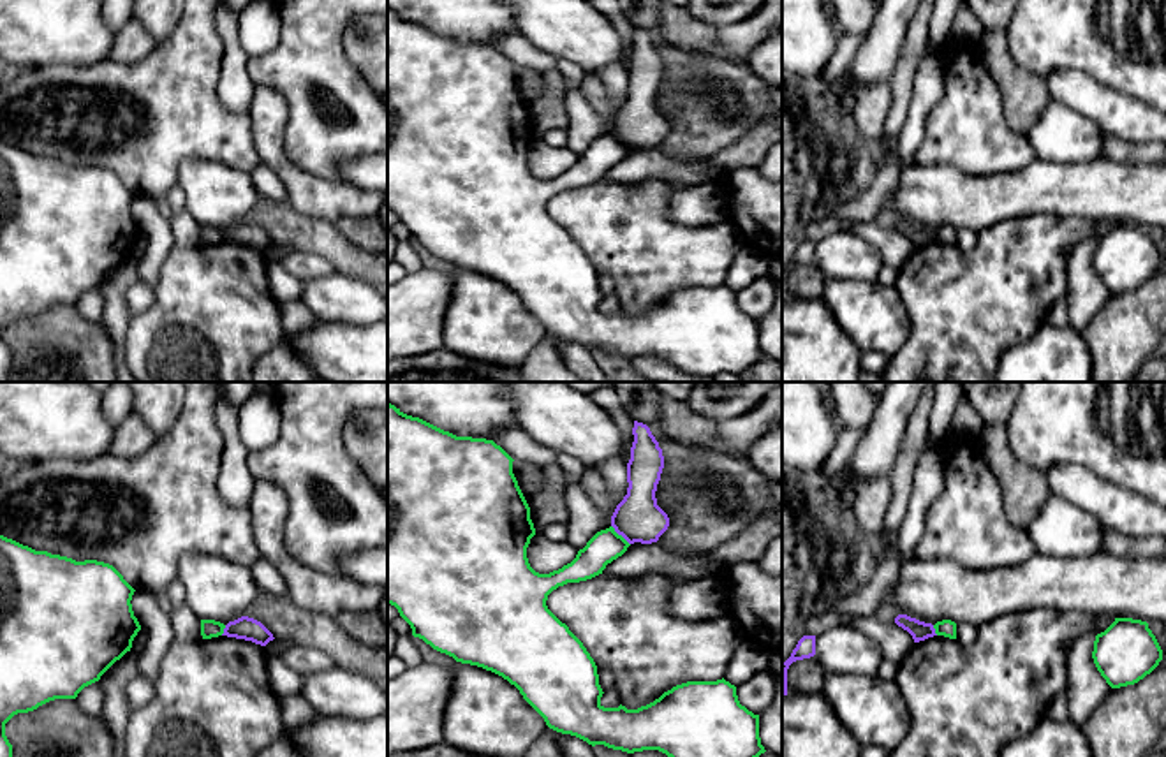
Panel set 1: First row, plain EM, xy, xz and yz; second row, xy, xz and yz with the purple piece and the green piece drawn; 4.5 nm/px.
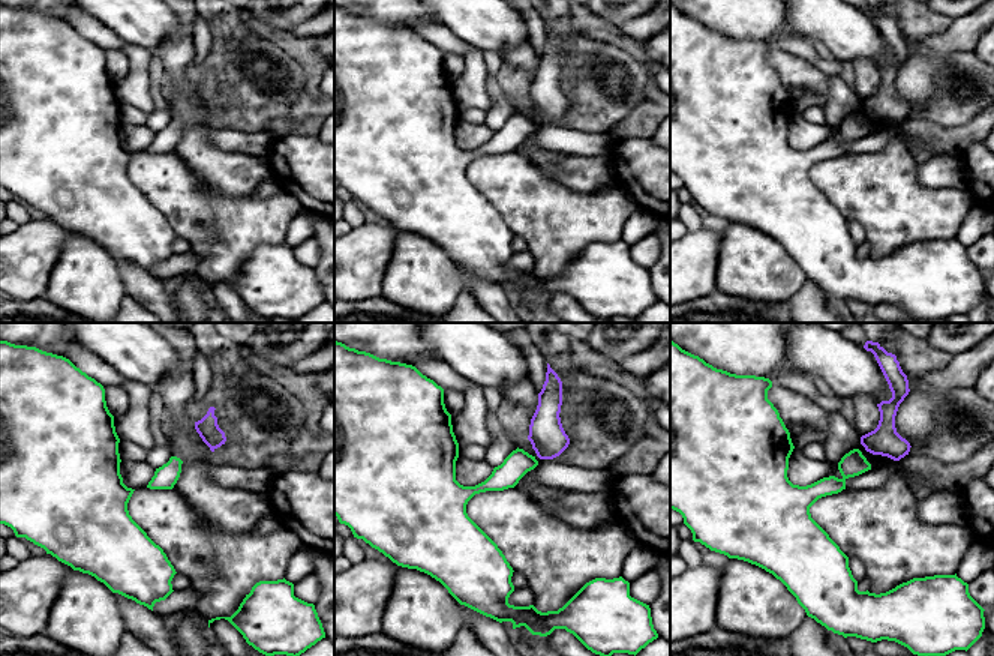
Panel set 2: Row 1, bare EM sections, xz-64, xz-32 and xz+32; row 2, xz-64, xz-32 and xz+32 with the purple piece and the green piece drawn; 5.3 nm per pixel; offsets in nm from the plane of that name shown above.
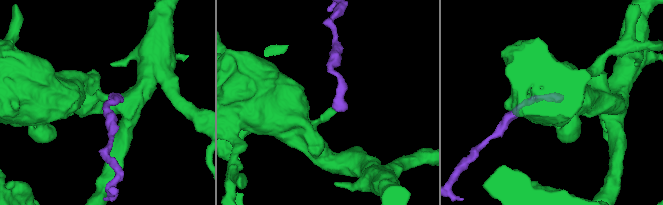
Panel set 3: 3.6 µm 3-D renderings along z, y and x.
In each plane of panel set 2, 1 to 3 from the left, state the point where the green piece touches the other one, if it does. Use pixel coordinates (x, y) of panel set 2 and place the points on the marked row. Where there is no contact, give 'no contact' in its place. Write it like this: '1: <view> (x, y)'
1: no contact
2: no contact
3: no contact

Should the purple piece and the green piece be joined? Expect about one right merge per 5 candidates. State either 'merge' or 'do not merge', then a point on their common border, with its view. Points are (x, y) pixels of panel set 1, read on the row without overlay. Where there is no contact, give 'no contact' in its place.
do not merge; contact xz (620, 139)

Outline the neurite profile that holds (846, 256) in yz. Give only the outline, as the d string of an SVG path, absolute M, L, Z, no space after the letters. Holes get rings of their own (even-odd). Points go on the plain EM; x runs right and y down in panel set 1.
M838 231L815 241L815 261L824 278L877 282L881 252L854 231Z

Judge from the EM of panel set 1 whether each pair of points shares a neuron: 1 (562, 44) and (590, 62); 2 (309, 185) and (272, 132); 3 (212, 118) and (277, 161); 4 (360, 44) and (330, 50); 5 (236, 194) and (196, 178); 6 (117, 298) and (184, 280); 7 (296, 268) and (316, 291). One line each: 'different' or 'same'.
1: same
2: same
3: different
4: different
5: same
6: different
7: different

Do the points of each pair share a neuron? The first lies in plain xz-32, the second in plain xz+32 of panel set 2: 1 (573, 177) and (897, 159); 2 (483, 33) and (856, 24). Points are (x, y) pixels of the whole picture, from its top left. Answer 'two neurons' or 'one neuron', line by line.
1: two neurons
2: one neuron

